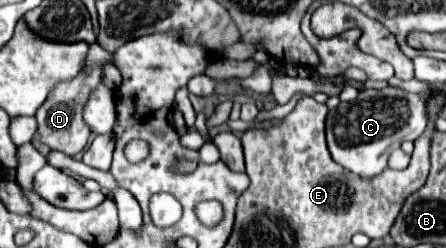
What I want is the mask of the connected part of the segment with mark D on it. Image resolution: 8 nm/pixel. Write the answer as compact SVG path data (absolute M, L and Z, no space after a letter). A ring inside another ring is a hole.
M92 43L88 49L88 55L86 55L86 61L84 61L84 69L74 79L56 83L52 87L52 91L48 93L46 101L40 105L40 109L36 113L38 133L40 133L40 141L44 145L48 145L50 149L62 151L62 153L74 157L76 153L80 153L86 147L90 131L88 131L86 123L82 121L82 107L84 107L88 95L92 93L92 89L100 83L100 73L102 73L100 65L104 61L112 61L112 53L100 49L98 43Z

